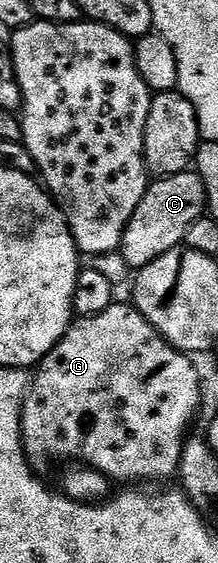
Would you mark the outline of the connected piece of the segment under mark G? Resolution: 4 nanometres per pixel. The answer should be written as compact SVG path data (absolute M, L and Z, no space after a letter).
M115 301L103 313L95 313L84 317L74 318L70 323L67 333L55 346L41 358L35 368L26 393L21 411L21 445L25 449L25 457L34 468L40 469L48 465L52 459L65 459L61 461L76 461L78 464L94 467L102 471L110 481L121 482L121 485L149 485L156 479L173 479L177 474L181 449L185 444L189 426L193 418L198 418L201 410L201 394L199 393L199 377L193 360L186 352L177 351L165 338L151 326L136 307L128 302Z

